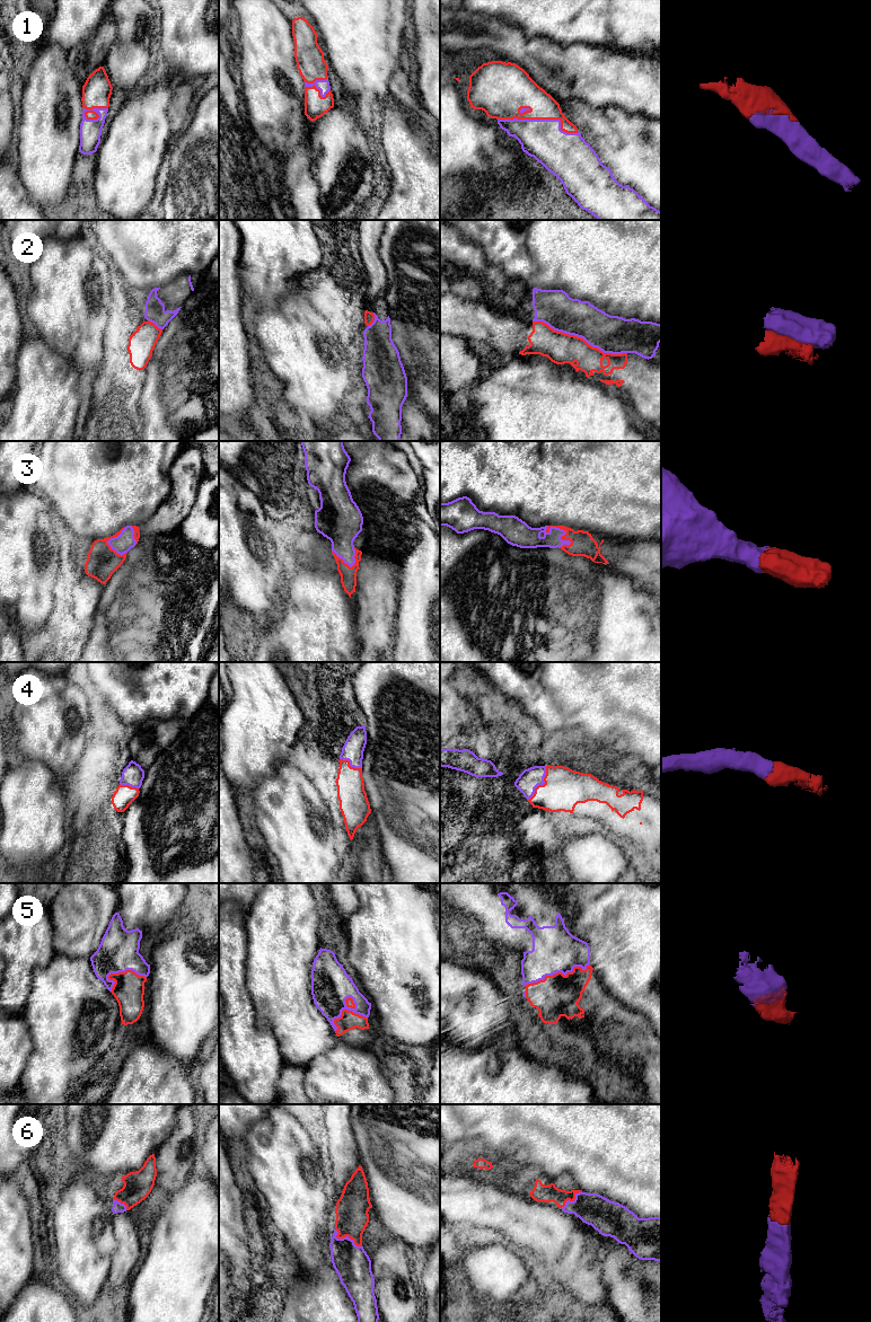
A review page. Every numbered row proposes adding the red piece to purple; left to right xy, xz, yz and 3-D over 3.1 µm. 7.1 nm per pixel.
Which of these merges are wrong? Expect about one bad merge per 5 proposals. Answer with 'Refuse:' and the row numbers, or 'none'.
Refuse: 2

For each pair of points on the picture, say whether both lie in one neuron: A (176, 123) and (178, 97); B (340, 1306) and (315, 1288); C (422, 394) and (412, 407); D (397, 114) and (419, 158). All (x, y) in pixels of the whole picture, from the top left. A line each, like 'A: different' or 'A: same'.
A: same
B: same
C: different
D: same

